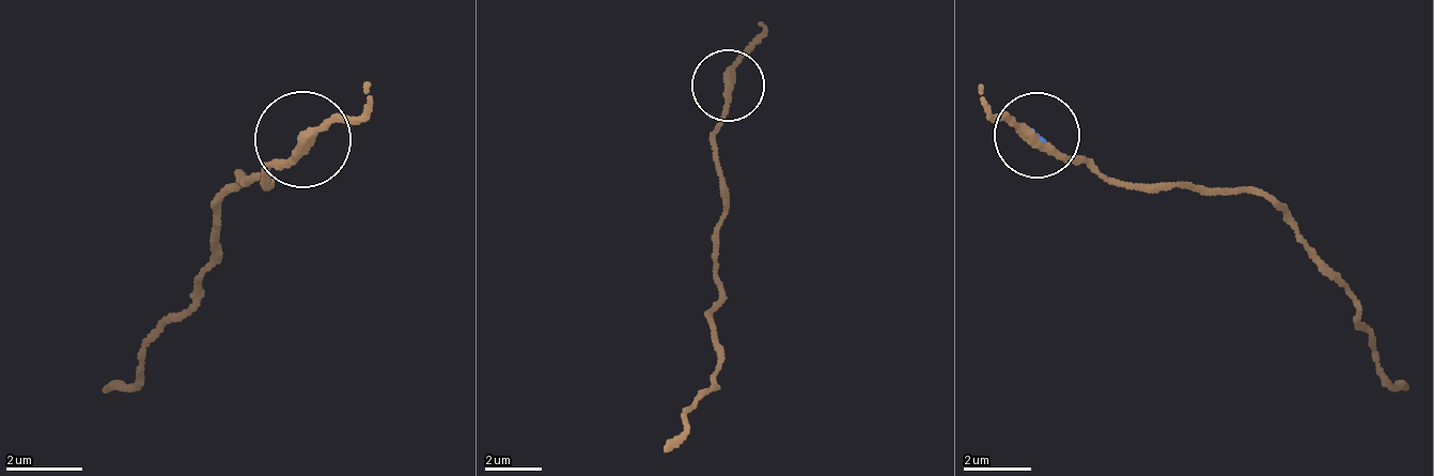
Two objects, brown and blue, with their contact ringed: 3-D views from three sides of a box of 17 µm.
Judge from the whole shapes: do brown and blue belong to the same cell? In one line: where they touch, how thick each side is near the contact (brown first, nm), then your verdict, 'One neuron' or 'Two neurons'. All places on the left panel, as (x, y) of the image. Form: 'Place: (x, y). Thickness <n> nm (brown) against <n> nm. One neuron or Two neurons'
Place: (302, 139). Thickness 280 nm (brown) against 70 nm. Two neurons

